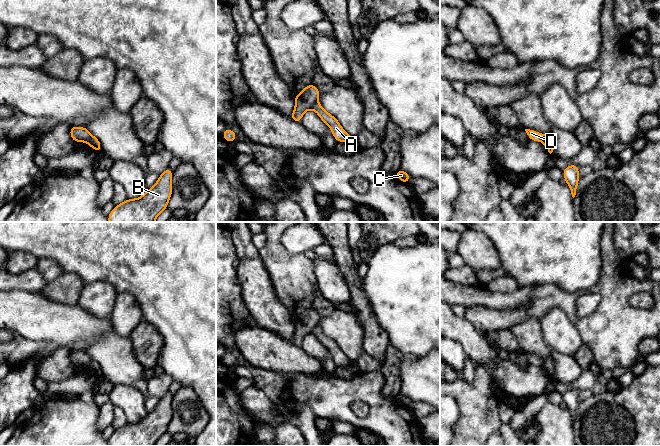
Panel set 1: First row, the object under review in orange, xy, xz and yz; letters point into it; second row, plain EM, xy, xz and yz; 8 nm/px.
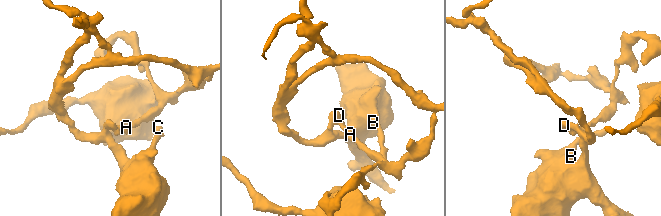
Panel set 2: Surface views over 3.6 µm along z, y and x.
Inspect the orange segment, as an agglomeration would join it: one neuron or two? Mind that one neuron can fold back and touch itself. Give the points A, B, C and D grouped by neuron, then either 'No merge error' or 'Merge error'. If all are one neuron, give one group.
Groups: A / B C D. Merge error

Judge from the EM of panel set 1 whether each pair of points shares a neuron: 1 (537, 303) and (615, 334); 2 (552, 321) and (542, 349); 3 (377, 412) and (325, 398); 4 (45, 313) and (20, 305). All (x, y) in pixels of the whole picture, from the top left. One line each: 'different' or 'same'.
1: same
2: different
3: same
4: same

